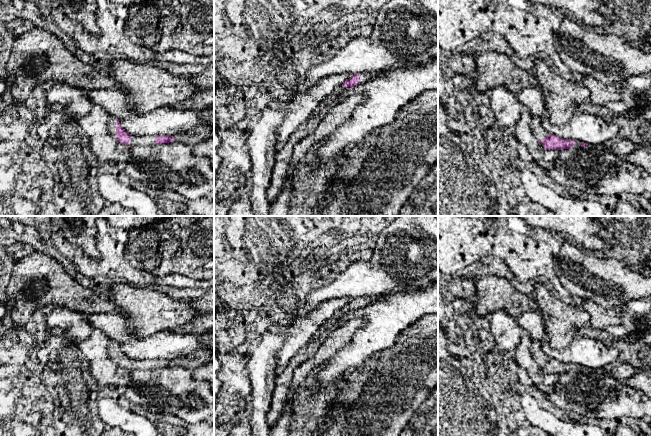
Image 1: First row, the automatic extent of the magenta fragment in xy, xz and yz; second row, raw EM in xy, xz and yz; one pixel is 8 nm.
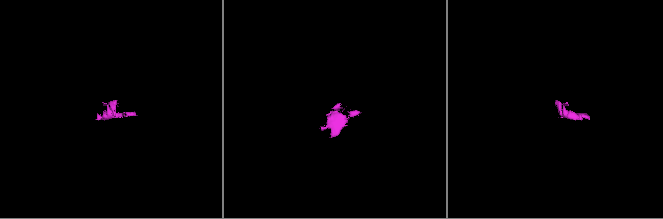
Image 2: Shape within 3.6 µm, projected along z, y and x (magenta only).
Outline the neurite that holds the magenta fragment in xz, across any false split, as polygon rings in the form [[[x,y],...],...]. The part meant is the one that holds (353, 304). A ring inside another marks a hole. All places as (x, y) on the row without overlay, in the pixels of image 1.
[[[363,296],[363,297],[360,297],[360,298],[351,299],[351,301],[348,304],[346,304],[340,311],[338,311],[336,314],[334,314],[331,318],[326,320],[320,326],[320,328],[314,333],[311,340],[315,340],[324,329],[326,329],[327,327],[332,325],[334,320],[337,319],[338,316],[340,314],[344,313],[345,311],[356,310],[356,309],[358,309],[360,307],[364,307],[364,306],[370,304],[370,303],[379,301],[380,299],[381,299],[380,296]]]

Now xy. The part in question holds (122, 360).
[[[110,340],[107,347],[109,357],[119,366],[131,371],[151,370],[157,367],[182,366],[194,370],[210,361],[214,361],[214,352],[200,348],[185,357],[171,359],[131,359],[125,355],[118,343]]]

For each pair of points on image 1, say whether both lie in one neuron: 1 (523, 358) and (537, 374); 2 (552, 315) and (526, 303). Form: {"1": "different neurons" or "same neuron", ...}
{"1": "same neuron", "2": "different neurons"}

